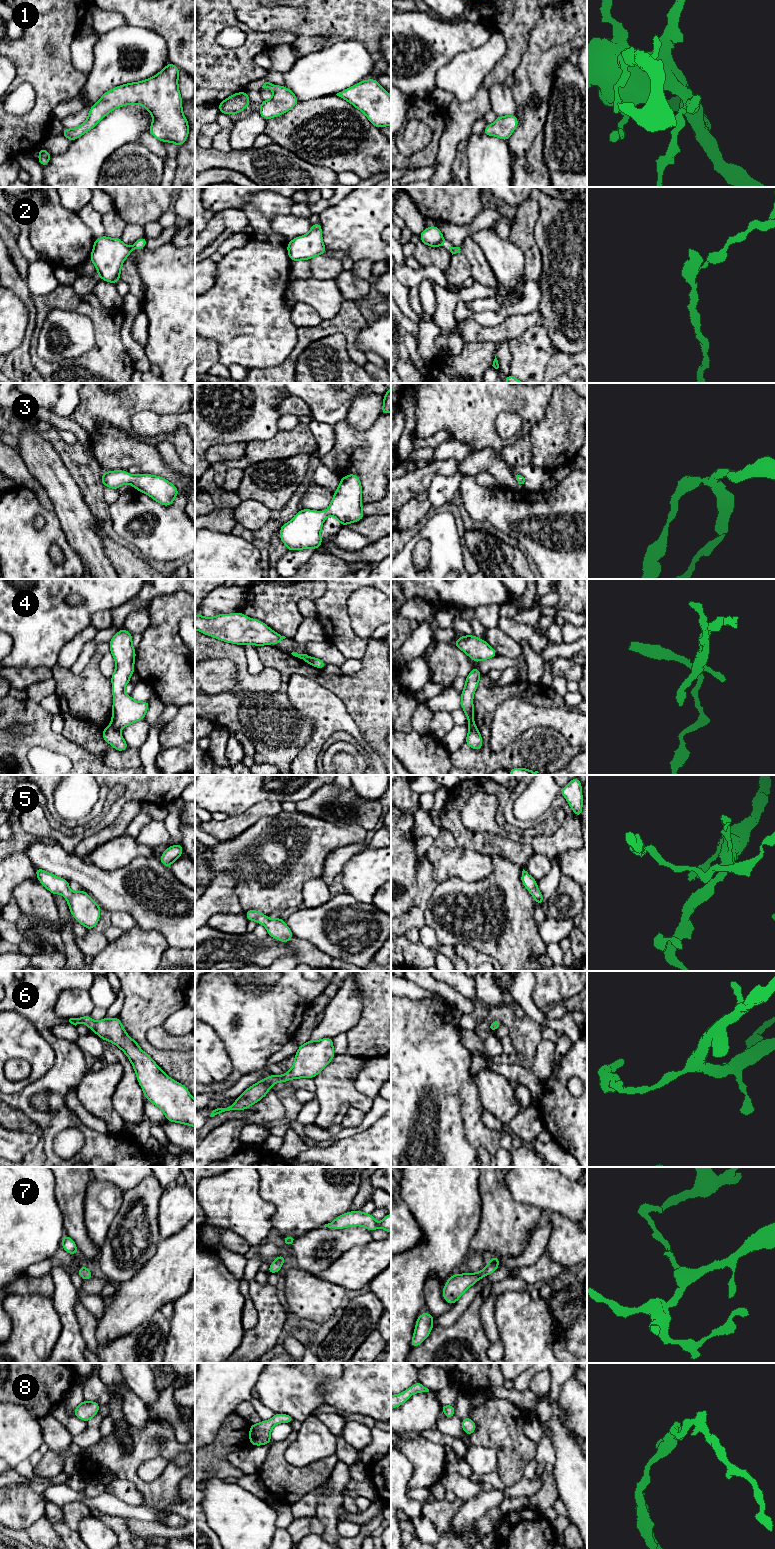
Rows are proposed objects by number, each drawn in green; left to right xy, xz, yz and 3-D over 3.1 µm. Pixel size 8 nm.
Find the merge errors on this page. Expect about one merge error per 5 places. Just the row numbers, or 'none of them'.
4

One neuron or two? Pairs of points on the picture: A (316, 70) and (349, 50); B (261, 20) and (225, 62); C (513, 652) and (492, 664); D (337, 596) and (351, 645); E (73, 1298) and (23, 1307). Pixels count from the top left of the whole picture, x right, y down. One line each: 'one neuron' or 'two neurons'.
A: one neuron
B: two neurons
C: two neurons
D: one neuron
E: two neurons

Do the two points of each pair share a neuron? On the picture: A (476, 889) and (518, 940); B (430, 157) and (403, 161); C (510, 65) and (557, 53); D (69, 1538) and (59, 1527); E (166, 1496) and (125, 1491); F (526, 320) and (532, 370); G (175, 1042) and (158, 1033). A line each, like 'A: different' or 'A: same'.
A: same
B: same
C: different
D: same
E: different
F: different
G: same

